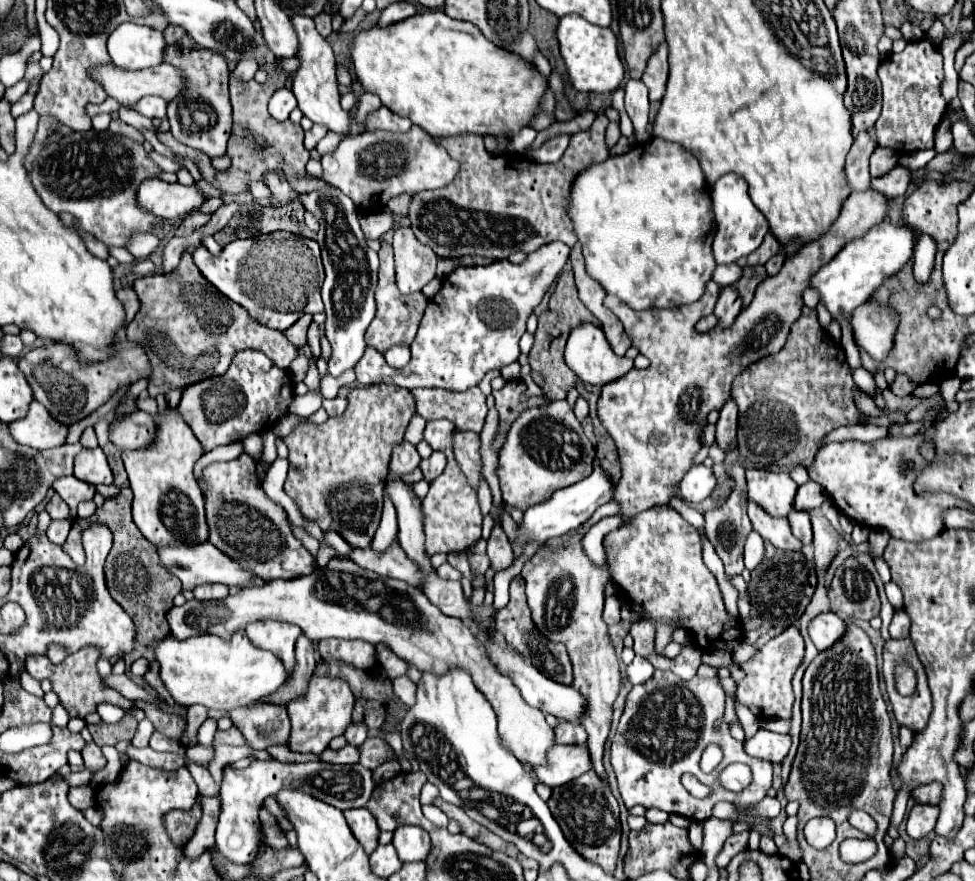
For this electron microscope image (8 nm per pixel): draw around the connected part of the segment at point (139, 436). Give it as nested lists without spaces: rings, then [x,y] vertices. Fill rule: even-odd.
[[[134,411],[110,423],[110,441],[120,449],[148,449],[156,437],[156,421],[144,411]]]

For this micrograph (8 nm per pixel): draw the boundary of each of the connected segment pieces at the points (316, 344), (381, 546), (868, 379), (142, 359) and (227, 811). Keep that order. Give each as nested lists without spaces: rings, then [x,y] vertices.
[[[316,323],[308,329],[308,345],[312,349],[312,355],[320,355],[320,327]]]
[[[386,488],[384,490],[384,502],[382,511],[382,521],[380,521],[380,527],[372,539],[372,547],[378,551],[384,551],[392,545],[392,541],[396,539],[398,533],[398,523],[395,507],[388,499]]]
[[[864,368],[852,369],[852,377],[856,385],[868,395],[868,387],[876,387],[873,375]]]
[[[136,341],[120,343],[116,357],[90,365],[82,365],[70,345],[46,343],[24,353],[18,361],[18,367],[24,371],[28,385],[34,389],[34,399],[40,401],[52,413],[52,417],[64,425],[72,425],[84,419],[94,409],[104,405],[120,387],[132,385],[134,381],[150,375],[150,361],[146,351],[142,345],[136,345]]]
[[[254,761],[246,769],[224,769],[222,779],[222,813],[216,829],[216,849],[222,857],[236,865],[246,865],[254,861],[258,845],[260,845],[260,831],[256,825],[258,819],[258,805],[268,797],[278,793],[278,789],[294,785],[296,789],[302,789],[304,793],[310,793],[312,797],[318,797],[320,801],[334,805],[340,811],[366,807],[372,791],[372,771],[362,765],[332,765],[316,761],[306,763],[280,763],[280,761]]]

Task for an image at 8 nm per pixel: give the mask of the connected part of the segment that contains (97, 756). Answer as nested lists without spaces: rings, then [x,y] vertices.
[[[88,743],[84,749],[82,749],[82,757],[84,757],[84,765],[86,769],[102,769],[106,765],[106,757],[102,755],[100,747],[96,743]]]

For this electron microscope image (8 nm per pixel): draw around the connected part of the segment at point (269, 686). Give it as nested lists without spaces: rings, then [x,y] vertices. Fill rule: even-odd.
[[[244,631],[234,633],[230,639],[222,639],[218,635],[198,635],[178,641],[170,635],[156,645],[156,659],[168,693],[186,707],[196,703],[216,711],[246,707],[272,695],[286,681],[282,661],[278,661],[274,653],[254,647]]]

